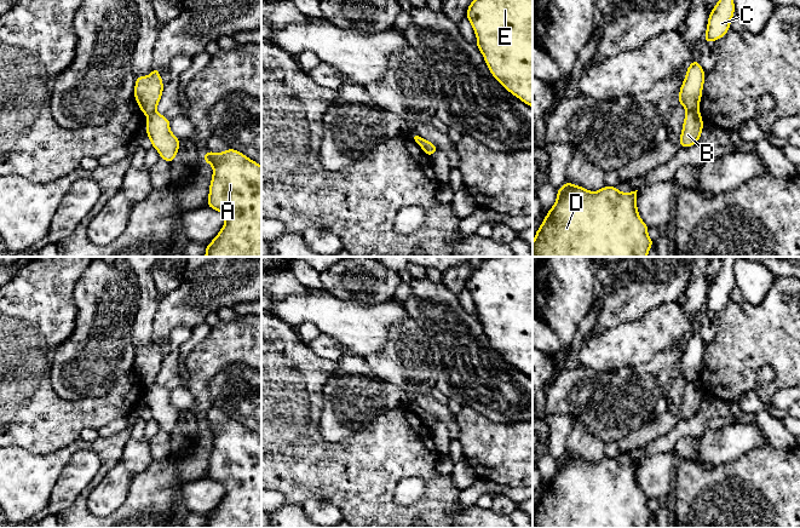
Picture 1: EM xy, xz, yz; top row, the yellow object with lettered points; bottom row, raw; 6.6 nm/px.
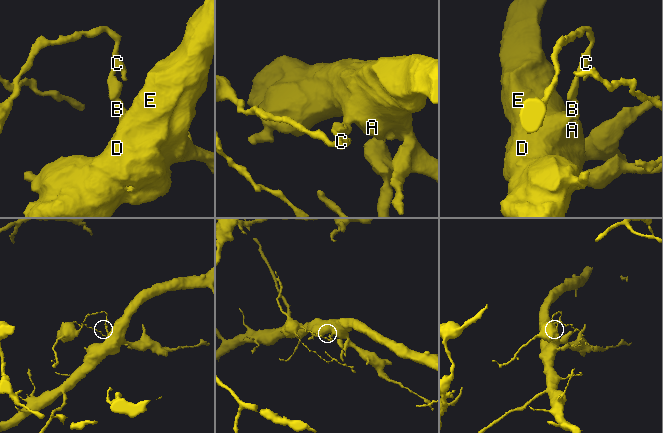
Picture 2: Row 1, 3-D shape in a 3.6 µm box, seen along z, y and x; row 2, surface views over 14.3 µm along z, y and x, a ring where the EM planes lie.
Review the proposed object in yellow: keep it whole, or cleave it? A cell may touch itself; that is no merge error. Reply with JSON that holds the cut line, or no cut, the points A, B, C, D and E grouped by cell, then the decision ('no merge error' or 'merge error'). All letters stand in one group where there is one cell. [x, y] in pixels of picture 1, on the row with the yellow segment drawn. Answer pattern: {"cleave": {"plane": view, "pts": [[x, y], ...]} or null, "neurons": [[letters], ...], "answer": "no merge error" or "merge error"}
{"cleave": {"plane": "yz", "pts": [[697, 108], [688, 113]]}, "neurons": [["A", "B", "D", "E"], ["C"]], "answer": "merge error"}

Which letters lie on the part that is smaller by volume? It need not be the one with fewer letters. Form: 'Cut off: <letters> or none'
Cut off: C

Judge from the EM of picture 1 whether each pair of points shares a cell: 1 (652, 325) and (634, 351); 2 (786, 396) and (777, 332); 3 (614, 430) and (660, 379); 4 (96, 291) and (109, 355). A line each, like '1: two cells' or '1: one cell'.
1: one cell
2: two cells
3: one cell
4: one cell

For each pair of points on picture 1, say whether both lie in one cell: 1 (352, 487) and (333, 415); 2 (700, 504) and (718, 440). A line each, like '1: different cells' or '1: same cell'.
1: different cells
2: different cells

